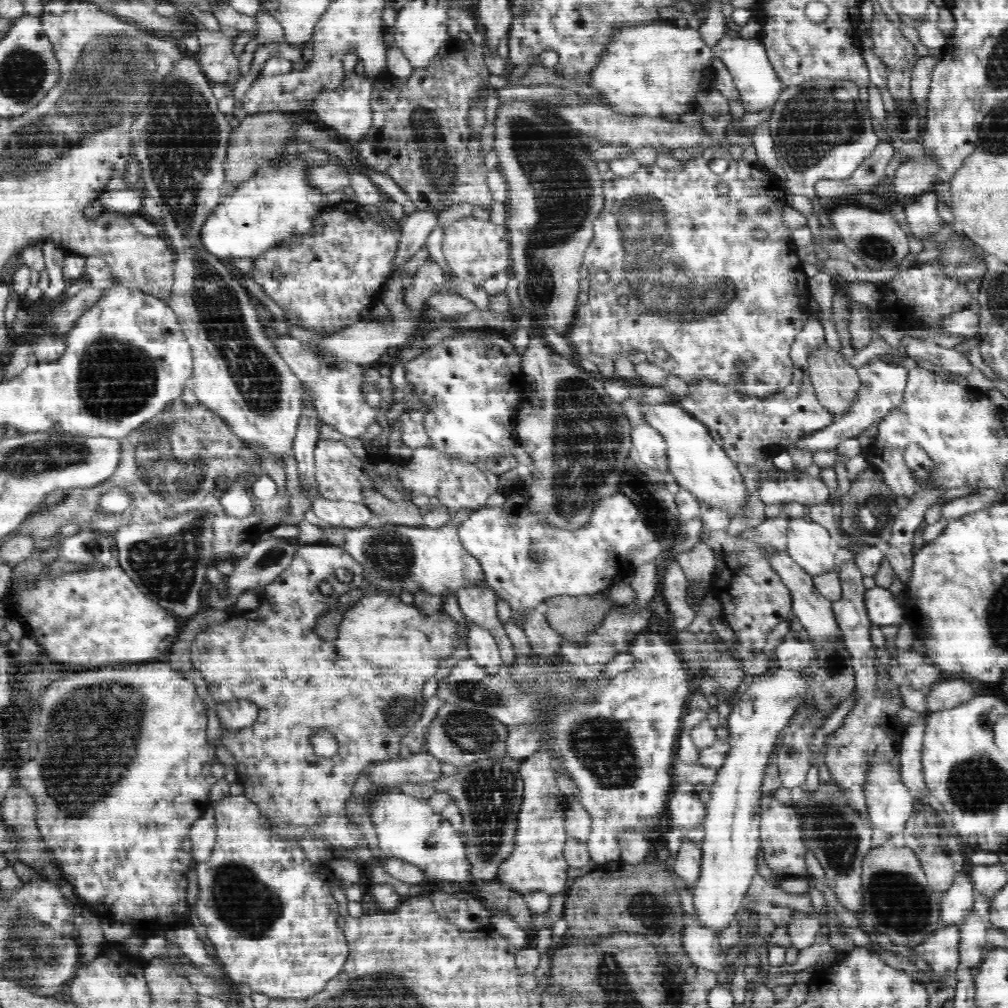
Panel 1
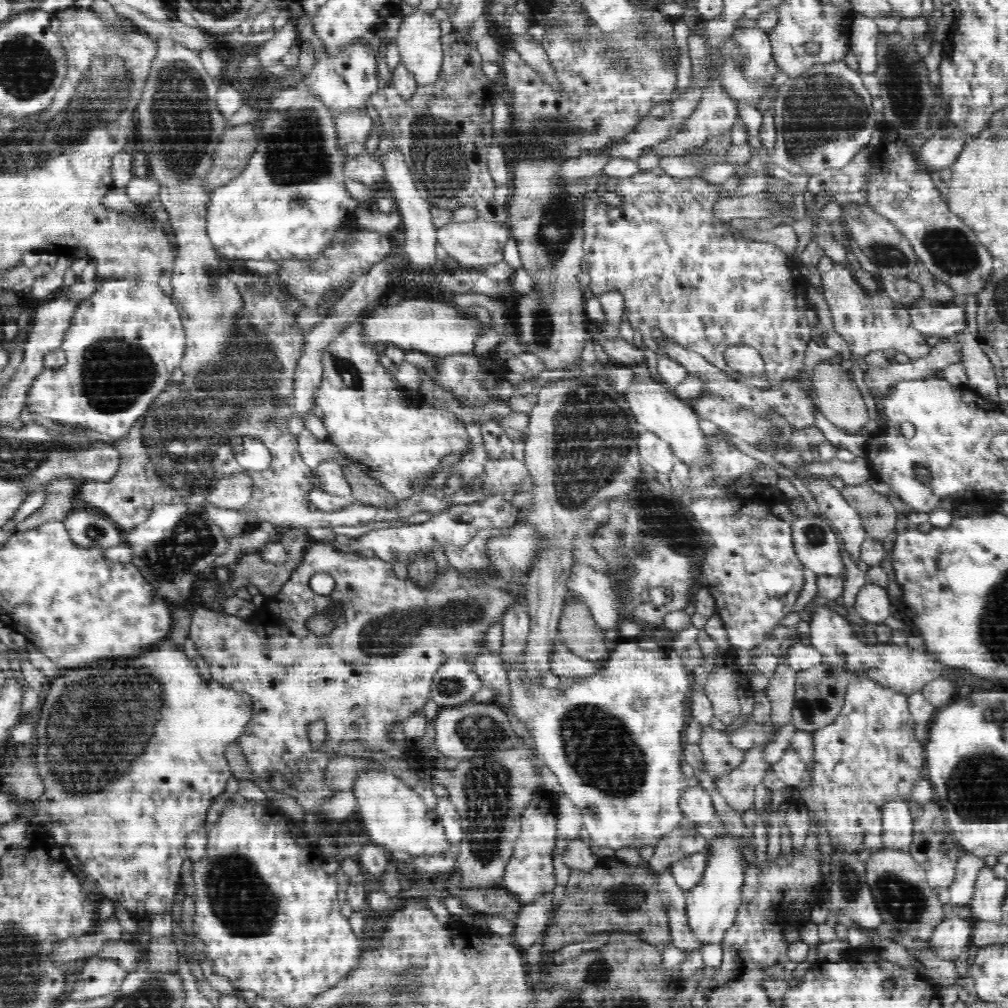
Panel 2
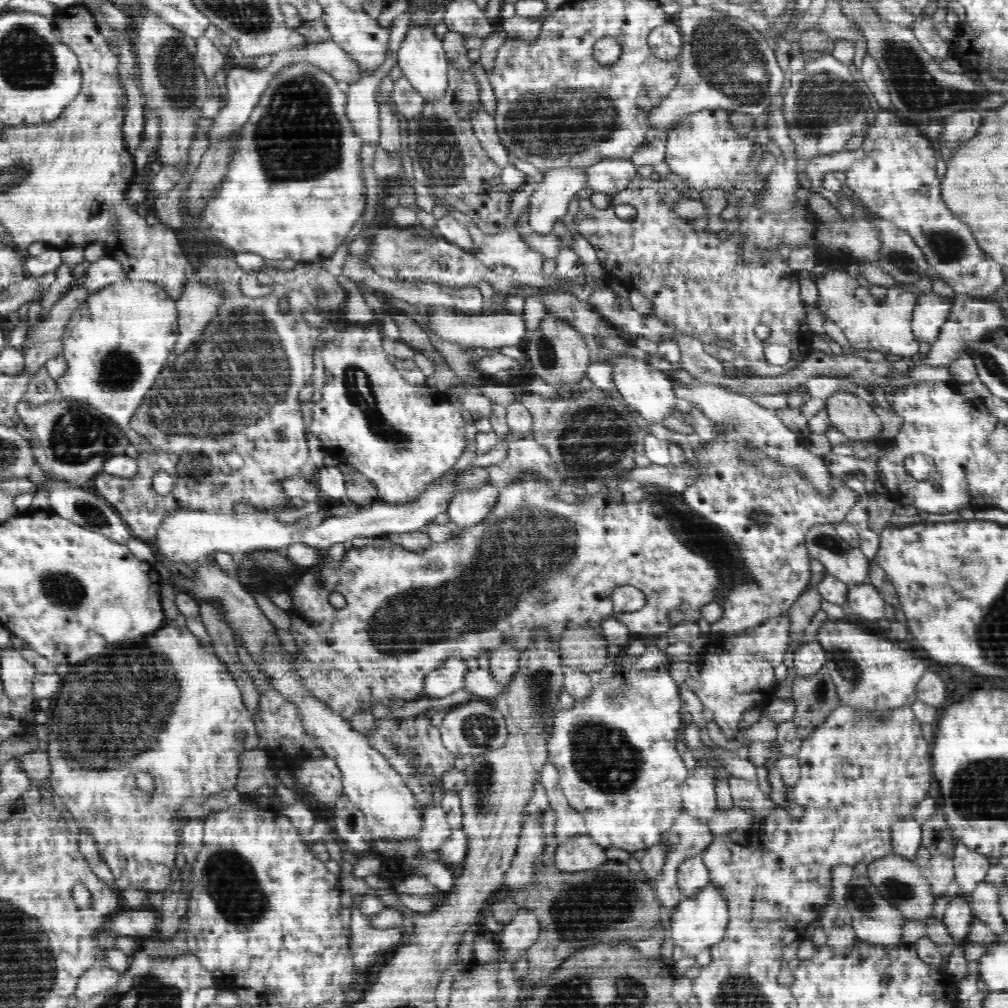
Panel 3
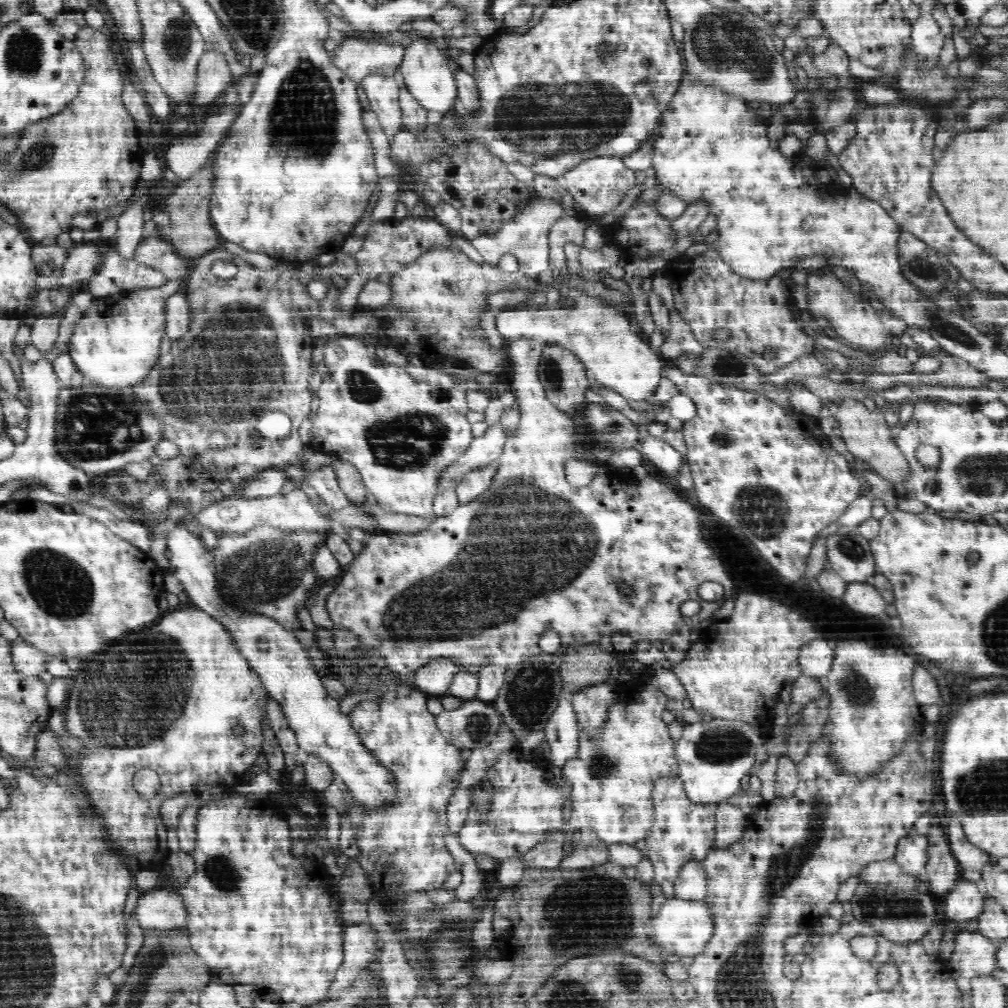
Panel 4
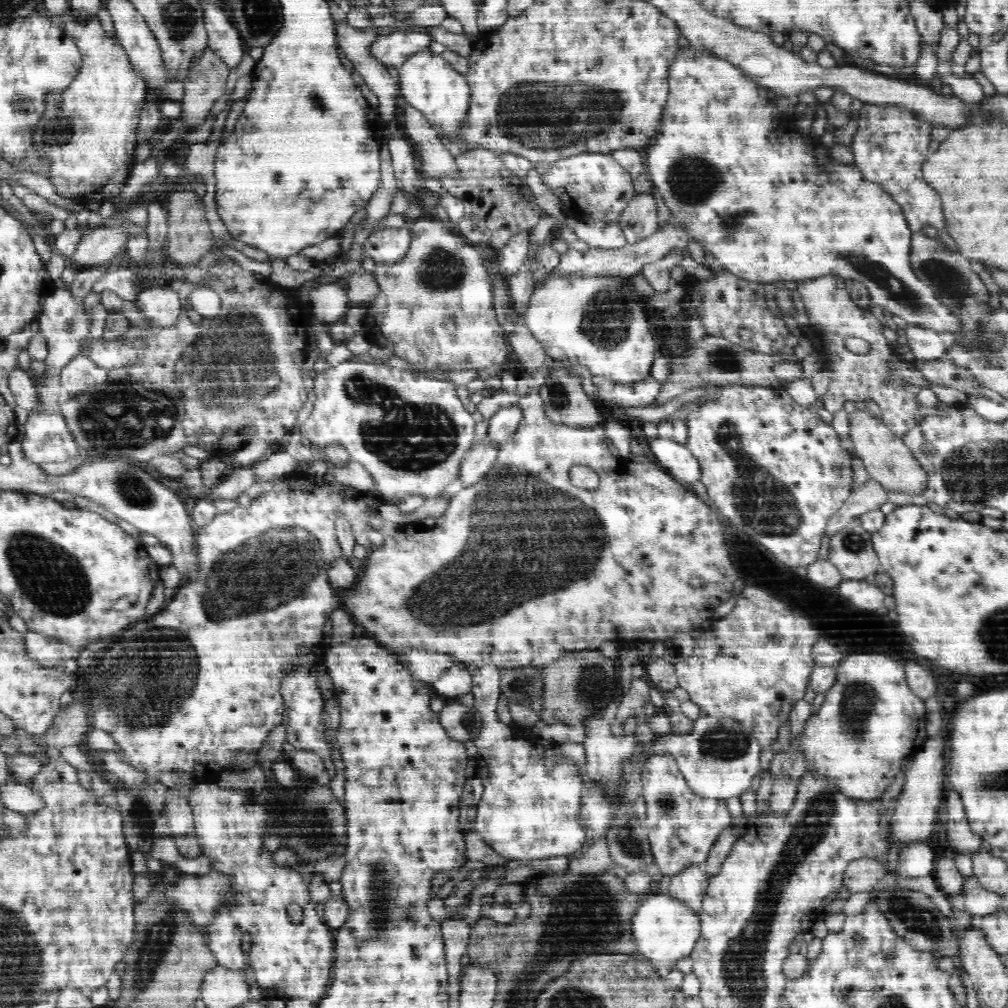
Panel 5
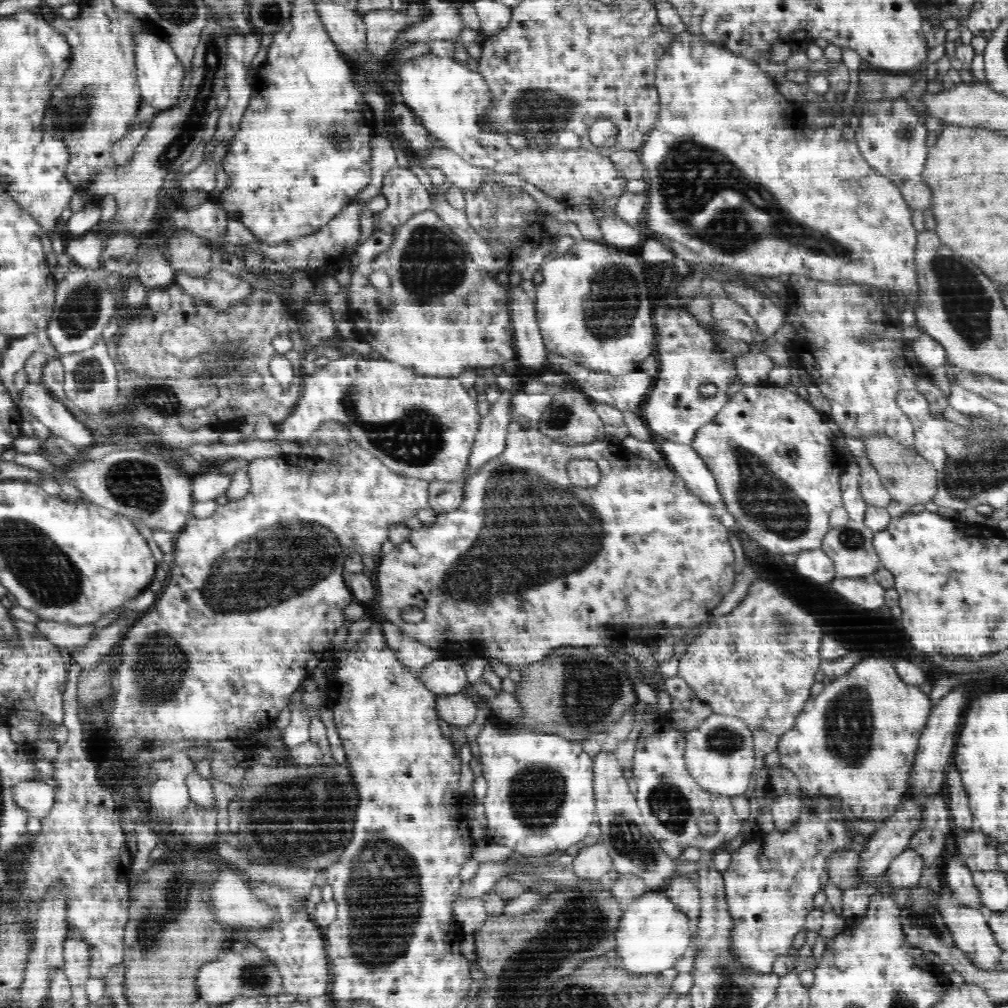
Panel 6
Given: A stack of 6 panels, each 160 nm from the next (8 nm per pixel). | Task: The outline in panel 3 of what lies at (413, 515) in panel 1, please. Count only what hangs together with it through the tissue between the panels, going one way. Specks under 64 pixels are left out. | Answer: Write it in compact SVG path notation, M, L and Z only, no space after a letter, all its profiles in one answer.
M338 463L337 467L344 475L346 492L350 501L360 506L368 506L379 500L378 489L375 488L374 483L356 467L346 463Z

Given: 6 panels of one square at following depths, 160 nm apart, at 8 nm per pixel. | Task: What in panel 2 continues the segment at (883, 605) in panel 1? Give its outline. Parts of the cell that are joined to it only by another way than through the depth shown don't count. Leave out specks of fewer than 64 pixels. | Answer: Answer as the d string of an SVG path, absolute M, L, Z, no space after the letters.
M871 582L860 589L854 606L855 611L864 620L872 623L883 623L890 618L892 604L884 588L875 586Z

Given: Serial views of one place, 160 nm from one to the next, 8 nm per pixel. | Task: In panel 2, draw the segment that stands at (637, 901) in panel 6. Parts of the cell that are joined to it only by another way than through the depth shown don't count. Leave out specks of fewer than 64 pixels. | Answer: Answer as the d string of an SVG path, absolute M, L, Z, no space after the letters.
M724 831L712 839L706 851L707 868L701 876L701 880L693 888L685 892L686 899L686 916L687 928L690 928L691 936L699 942L699 944L721 943L725 937L725 932L735 923L737 910L742 902L742 886L743 886L743 866L739 864L739 859L744 858L742 848L740 847L741 838L735 837L730 832Z

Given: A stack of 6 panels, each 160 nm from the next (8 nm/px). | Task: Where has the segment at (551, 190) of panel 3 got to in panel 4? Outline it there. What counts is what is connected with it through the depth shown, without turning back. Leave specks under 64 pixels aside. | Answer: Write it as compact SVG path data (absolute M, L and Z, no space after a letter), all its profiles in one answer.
M536 195L518 214L516 222L506 222L492 236L481 234L478 238L471 239L472 246L482 255L484 262L492 266L498 264L500 256L511 254L520 263L519 270L522 274L536 279L544 278L549 270L549 232L554 222L564 217L564 207L554 199L541 198Z

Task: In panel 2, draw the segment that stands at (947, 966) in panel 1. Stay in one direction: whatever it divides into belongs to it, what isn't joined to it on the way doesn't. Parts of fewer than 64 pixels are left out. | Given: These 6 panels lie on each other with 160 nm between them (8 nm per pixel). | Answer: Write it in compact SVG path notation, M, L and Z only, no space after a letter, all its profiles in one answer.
M956 913L951 919L944 919L928 939L931 954L940 956L942 960L956 961L960 953L970 945L972 930L973 921L962 919Z

